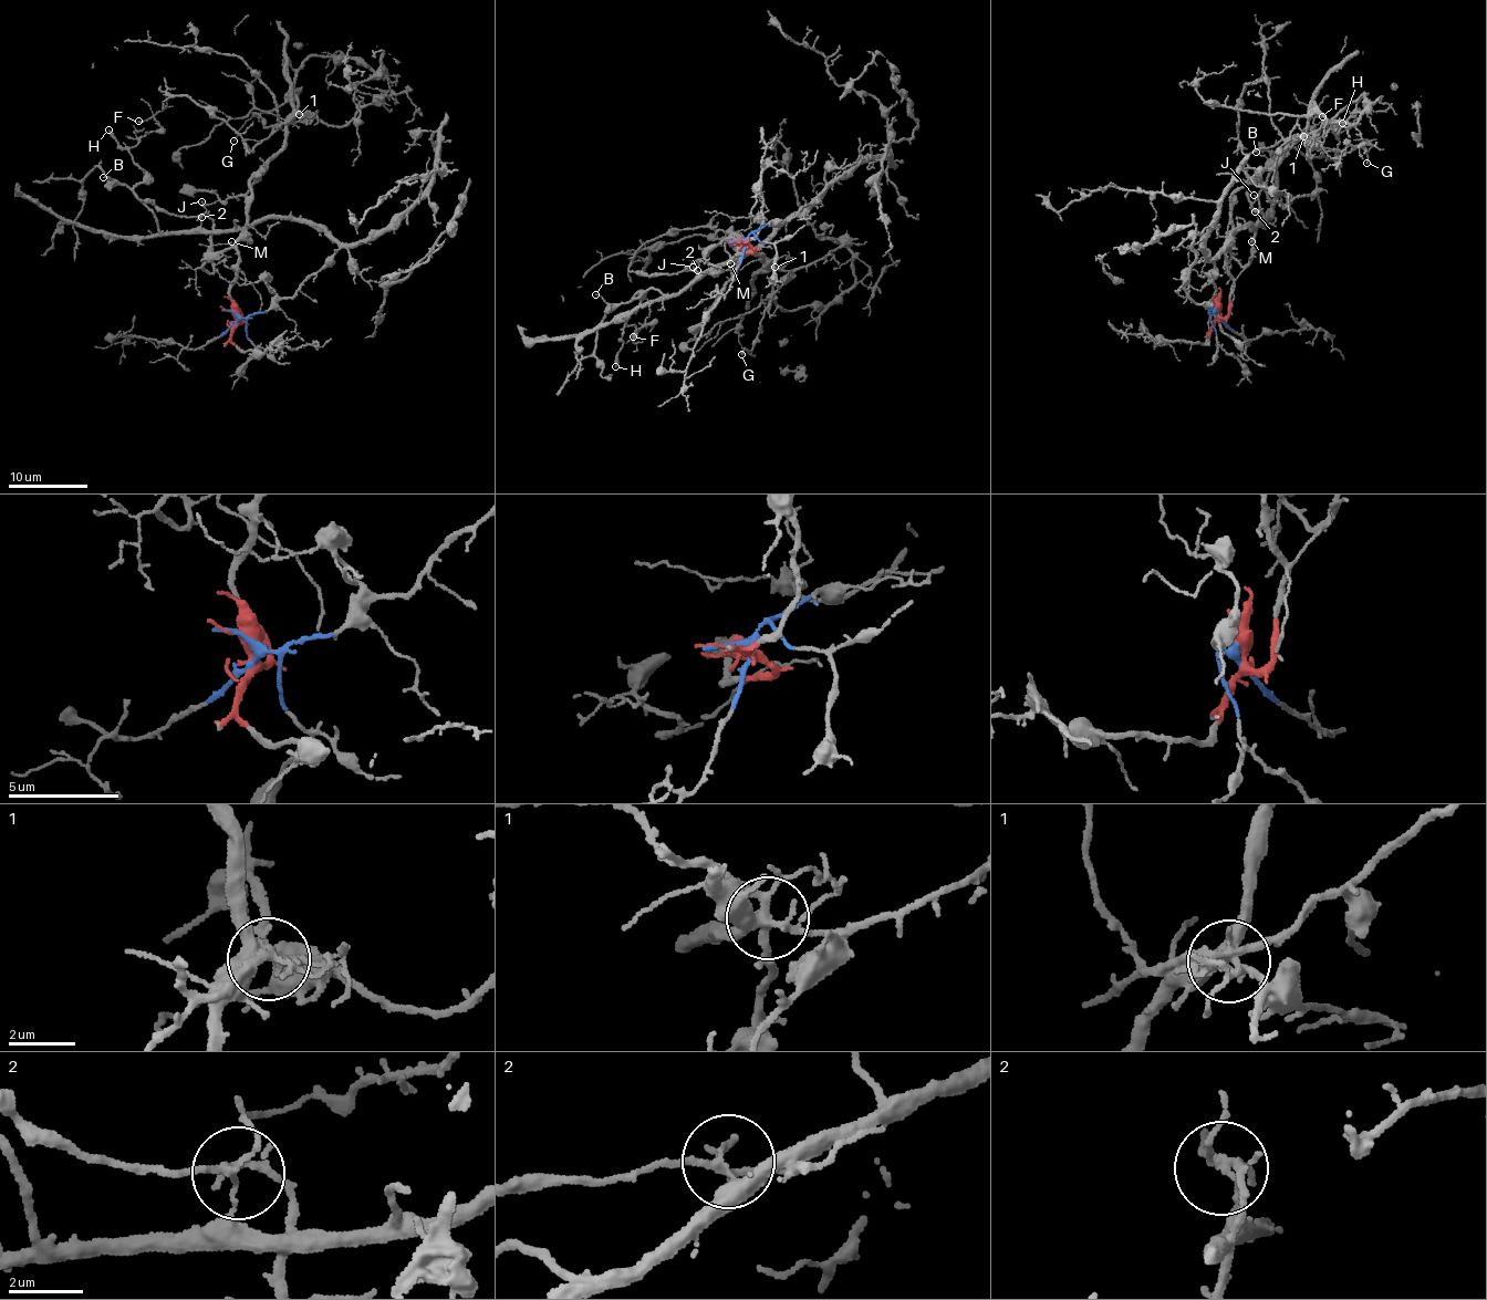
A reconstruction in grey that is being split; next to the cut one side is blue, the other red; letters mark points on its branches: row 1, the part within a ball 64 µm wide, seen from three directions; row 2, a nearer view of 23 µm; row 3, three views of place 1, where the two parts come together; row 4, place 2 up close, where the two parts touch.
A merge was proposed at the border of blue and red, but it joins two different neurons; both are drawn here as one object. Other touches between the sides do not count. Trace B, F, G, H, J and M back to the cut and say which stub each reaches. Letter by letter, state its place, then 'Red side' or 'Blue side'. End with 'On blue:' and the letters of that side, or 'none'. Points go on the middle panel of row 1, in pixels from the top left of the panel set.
B: Place: (595, 294). Blue side
F: Place: (633, 336). Blue side
G: Place: (741, 354). Red side
H: Place: (615, 366). Blue side
J: Place: (693, 267). Blue side
M: Place: (730, 263). Red side
On blue: B, F, H, J

